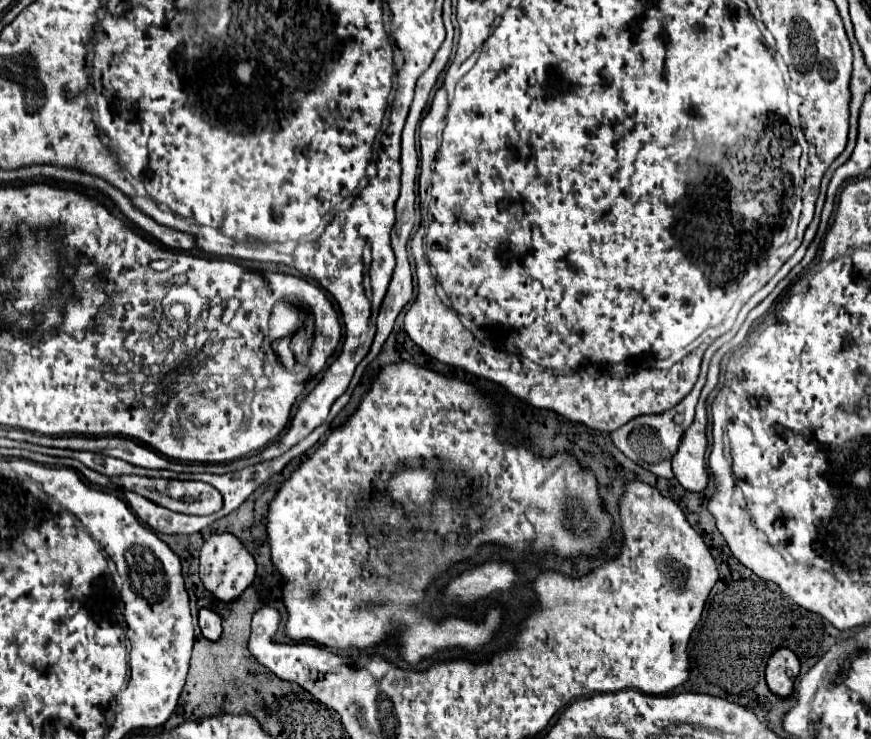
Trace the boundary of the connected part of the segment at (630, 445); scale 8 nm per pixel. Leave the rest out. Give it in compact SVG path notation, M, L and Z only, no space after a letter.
M659 414L659 416L639 416L619 430L611 432L613 444L635 464L641 468L653 472L659 478L673 478L671 472L671 458L679 448L679 442L685 434L685 430L691 426L695 414Z

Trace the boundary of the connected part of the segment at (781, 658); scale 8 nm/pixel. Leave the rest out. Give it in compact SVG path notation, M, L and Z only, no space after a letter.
M787 648L777 650L767 664L767 684L769 690L779 698L789 698L793 694L795 678L799 676L799 660Z

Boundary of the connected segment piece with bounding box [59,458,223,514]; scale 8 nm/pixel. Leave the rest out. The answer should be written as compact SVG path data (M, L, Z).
M59 458L59 466L75 468L91 484L97 484L97 486L103 486L103 488L111 488L111 490L131 490L131 492L135 492L135 494L139 494L139 496L155 502L157 506L163 506L167 510L181 512L181 514L213 514L213 512L217 512L223 506L223 498L219 496L219 492L211 484L205 484L205 482L183 482L183 480L145 478L145 476L115 476L115 478L105 478L105 476L89 470L79 460L71 460L71 458Z

